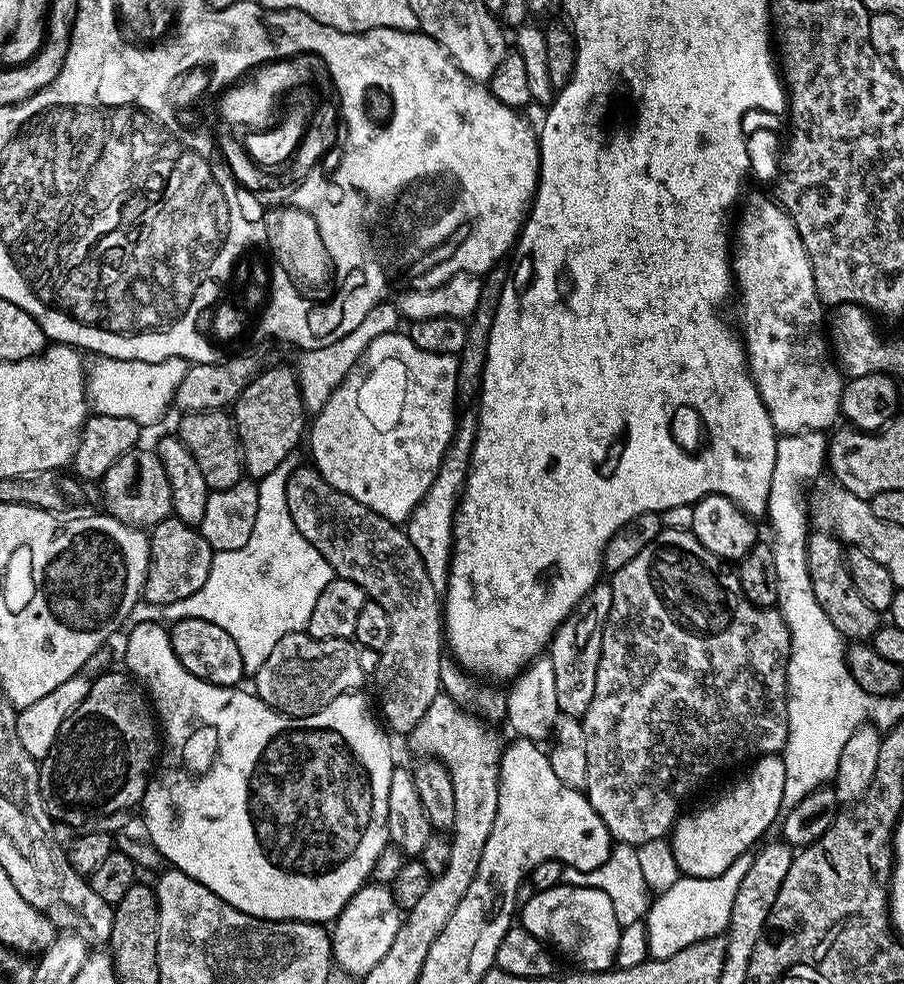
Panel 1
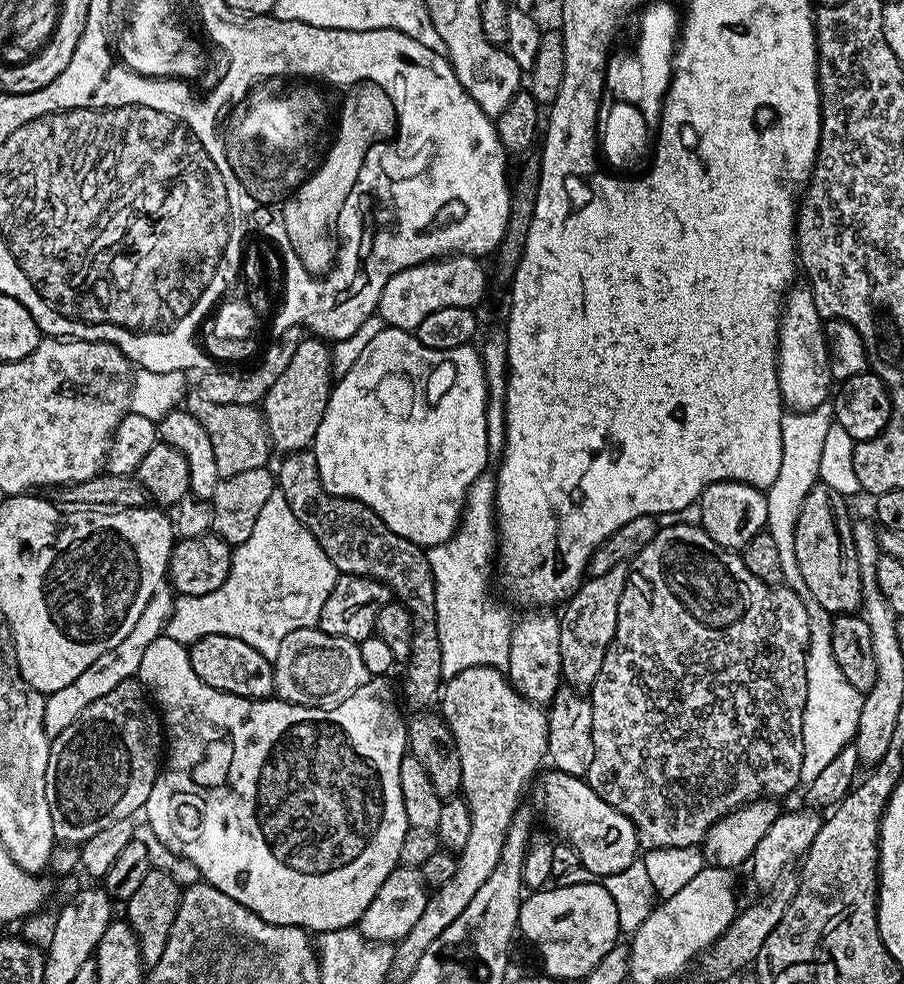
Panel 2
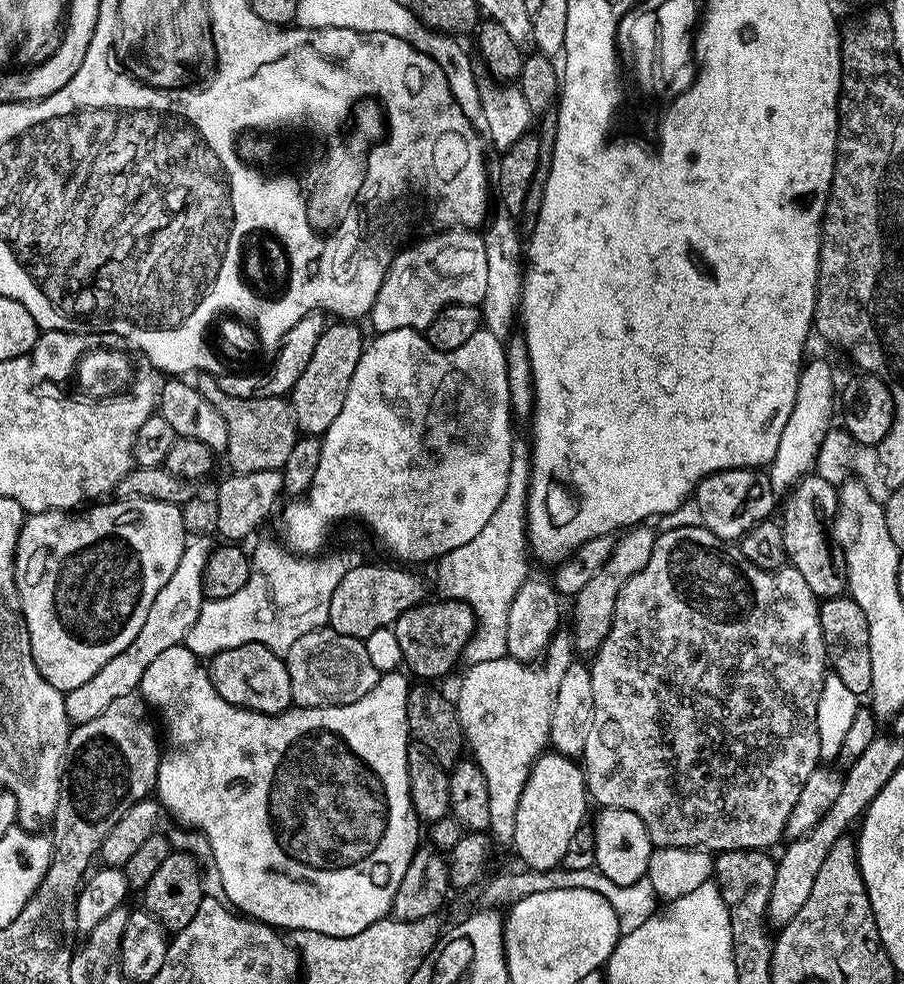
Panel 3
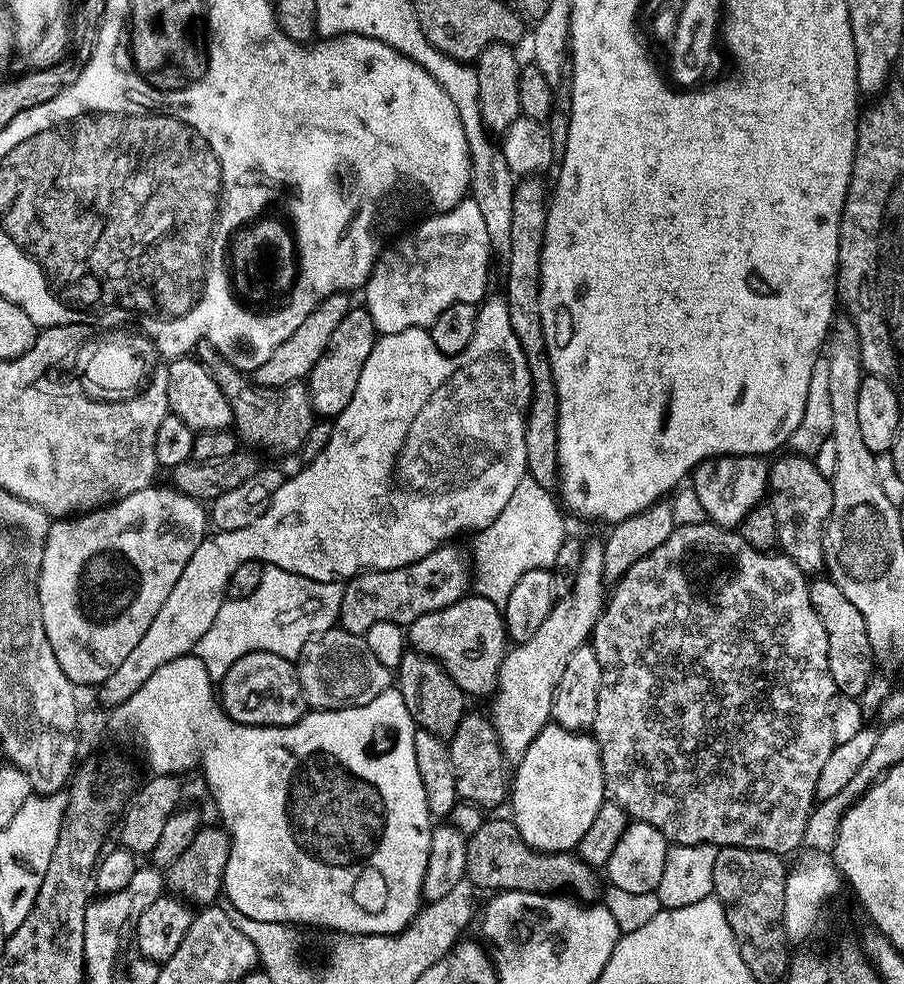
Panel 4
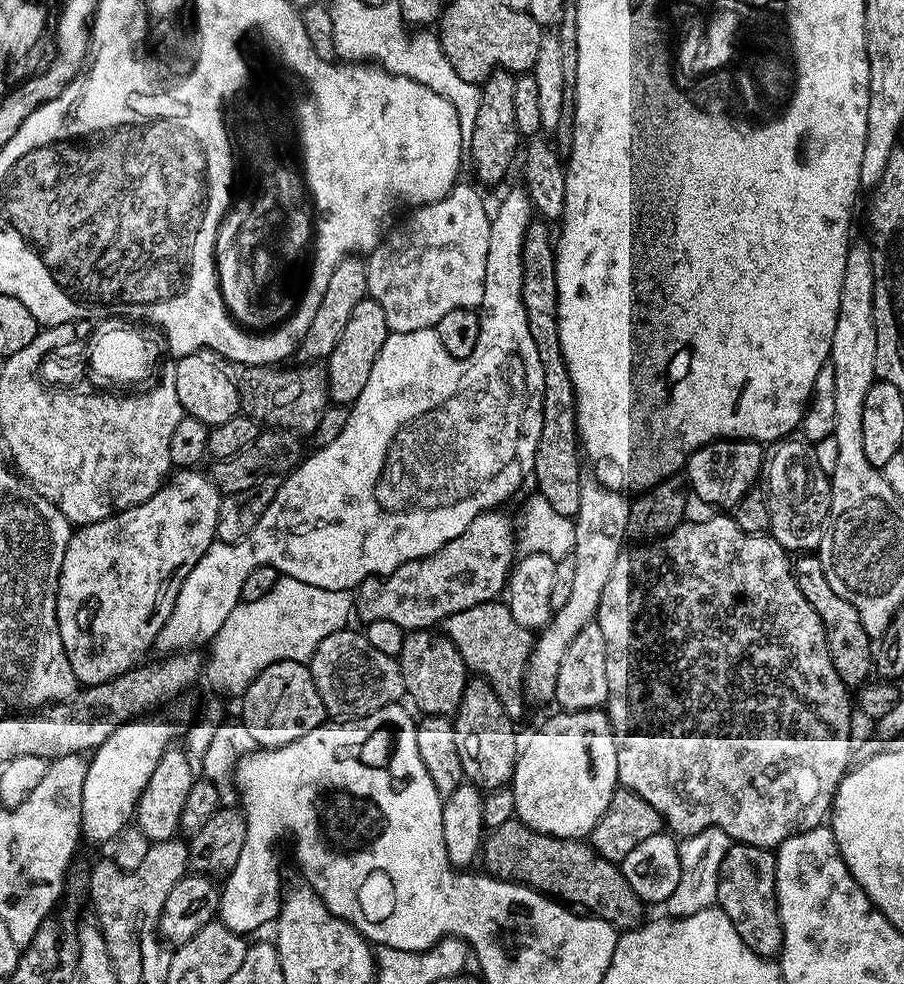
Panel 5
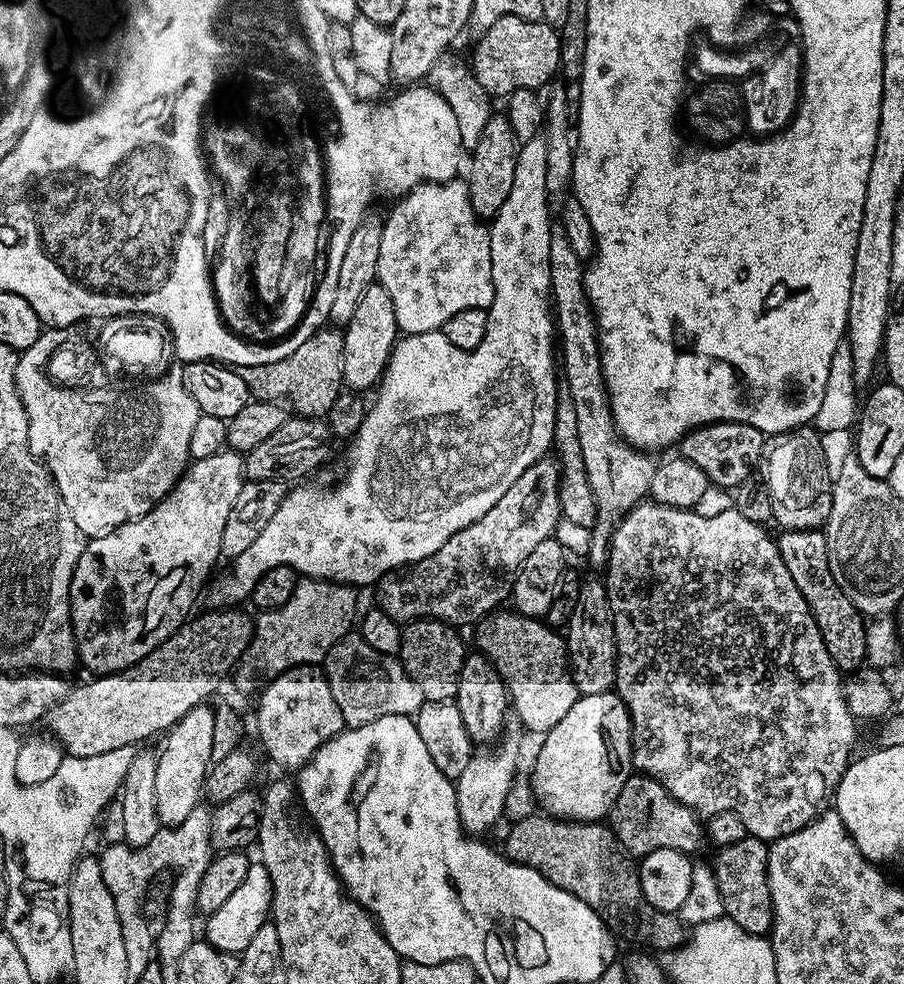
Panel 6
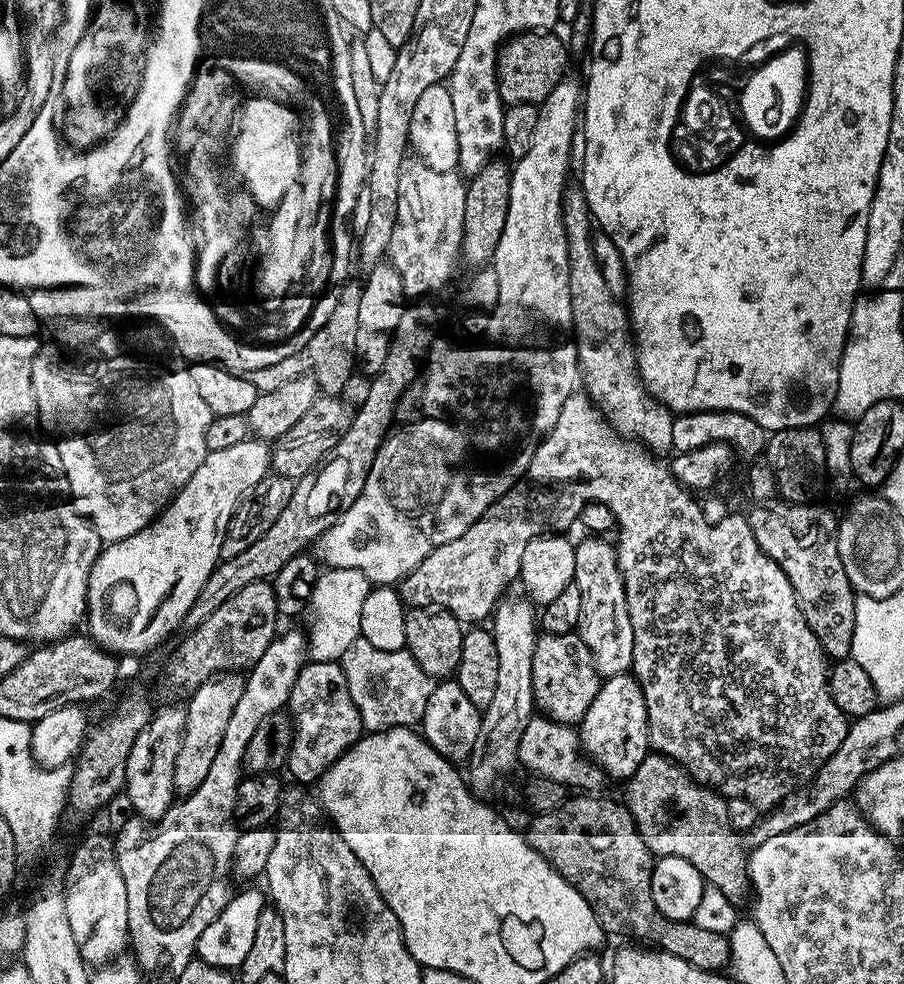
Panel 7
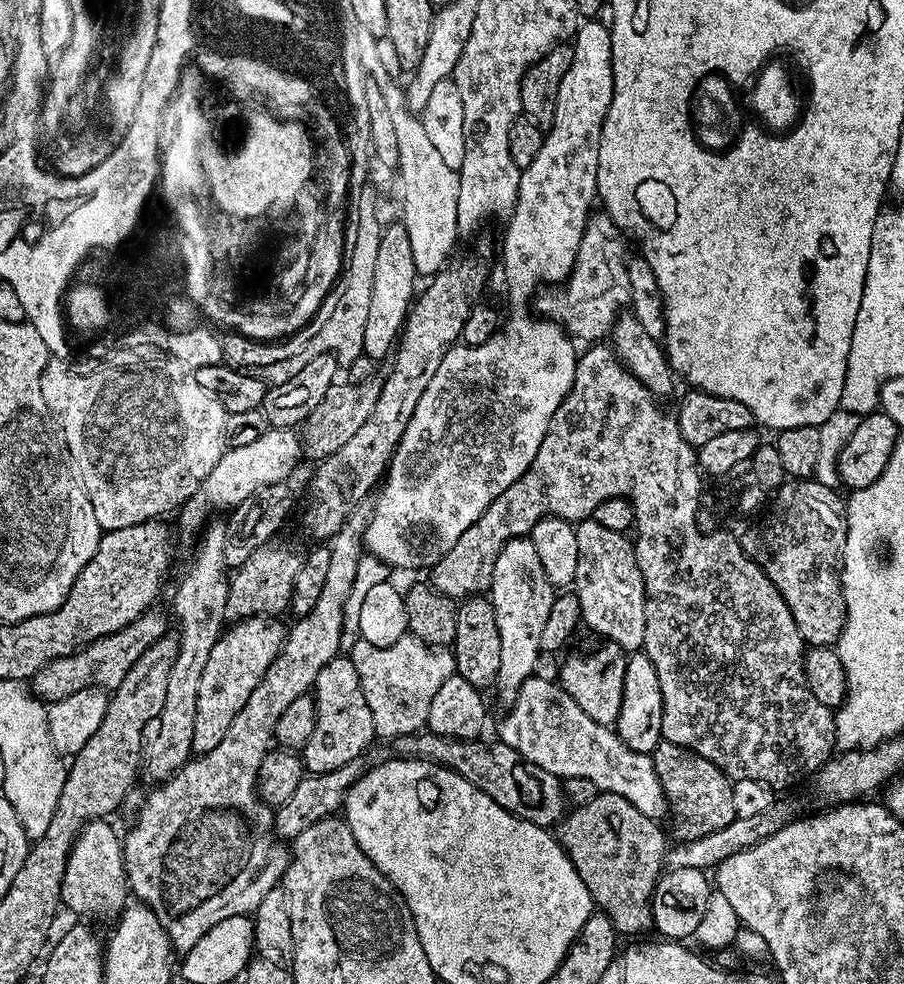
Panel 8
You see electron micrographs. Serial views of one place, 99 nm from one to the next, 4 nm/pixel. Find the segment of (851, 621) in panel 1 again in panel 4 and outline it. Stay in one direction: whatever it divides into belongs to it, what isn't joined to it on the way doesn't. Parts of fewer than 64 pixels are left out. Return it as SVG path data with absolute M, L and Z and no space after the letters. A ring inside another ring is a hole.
M799 454L787 455L777 464L773 463L768 474L770 503L774 522L778 522L776 543L779 551L791 558L800 572L820 574L825 571L822 538L824 525L832 512L832 481L819 473L815 459Z

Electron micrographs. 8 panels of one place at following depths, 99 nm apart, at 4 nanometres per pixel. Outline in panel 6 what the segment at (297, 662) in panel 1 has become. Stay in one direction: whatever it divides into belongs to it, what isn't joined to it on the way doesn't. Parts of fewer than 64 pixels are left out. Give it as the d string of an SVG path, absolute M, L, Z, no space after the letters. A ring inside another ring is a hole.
M349 634L338 641L322 661L324 677L330 682L330 694L342 710L342 718L349 728L366 726L374 718L386 718L390 714L415 717L424 704L422 690L406 674L395 655L379 653L368 645L360 634Z

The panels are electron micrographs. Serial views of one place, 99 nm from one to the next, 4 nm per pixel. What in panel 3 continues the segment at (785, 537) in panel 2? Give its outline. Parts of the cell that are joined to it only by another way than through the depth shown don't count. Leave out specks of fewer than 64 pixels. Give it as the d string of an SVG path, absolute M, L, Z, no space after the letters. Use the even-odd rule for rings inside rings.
M809 359L800 369L798 398L794 398L794 410L790 410L790 418L786 421L786 426L782 426L782 438L778 438L778 450L774 454L771 464L766 468L772 489L778 494L787 493L803 476L809 475L815 469L823 439L826 438L828 430L834 424L832 412L834 416L834 409L838 404L838 384L836 388L835 382L832 381L832 368L826 361L811 360Z

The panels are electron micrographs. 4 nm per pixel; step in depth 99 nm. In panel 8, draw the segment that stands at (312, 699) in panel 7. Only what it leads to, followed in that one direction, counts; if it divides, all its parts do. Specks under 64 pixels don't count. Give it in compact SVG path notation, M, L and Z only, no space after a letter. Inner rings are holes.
M351 655L335 656L322 670L318 670L318 678L312 684L311 695L316 697L316 722L314 734L310 734L310 742L302 750L304 771L308 774L330 774L330 770L338 770L338 766L346 766L346 762L361 759L364 751L377 739L374 730L374 718L370 715L370 705L366 702L366 694L362 694L362 682L358 682L358 670L354 670Z

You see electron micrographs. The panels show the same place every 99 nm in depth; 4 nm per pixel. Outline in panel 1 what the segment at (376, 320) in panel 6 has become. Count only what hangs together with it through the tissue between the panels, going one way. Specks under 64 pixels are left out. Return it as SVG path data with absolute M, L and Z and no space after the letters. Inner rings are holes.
M268 368L256 373L252 380L237 398L230 415L236 426L236 433L240 435L240 450L245 473L252 478L263 478L278 468L283 460L291 457L299 446L300 439L306 436L306 409L303 404L303 396L297 380L297 373L288 368Z

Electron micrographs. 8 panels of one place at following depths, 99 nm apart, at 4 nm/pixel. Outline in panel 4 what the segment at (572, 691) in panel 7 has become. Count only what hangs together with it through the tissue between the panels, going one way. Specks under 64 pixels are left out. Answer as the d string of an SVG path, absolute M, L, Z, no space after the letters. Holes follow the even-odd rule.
M469 594L442 610L422 614L422 618L407 625L406 637L415 651L439 662L469 697L488 698L495 693L496 680L510 641L501 605L490 602L490 598Z

